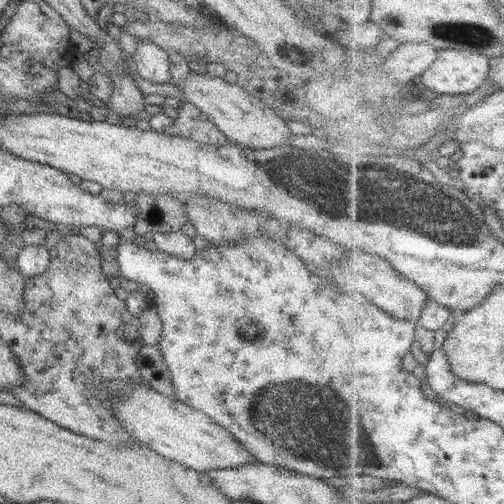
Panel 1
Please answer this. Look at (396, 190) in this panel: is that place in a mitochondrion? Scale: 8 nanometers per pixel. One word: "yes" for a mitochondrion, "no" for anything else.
yes

